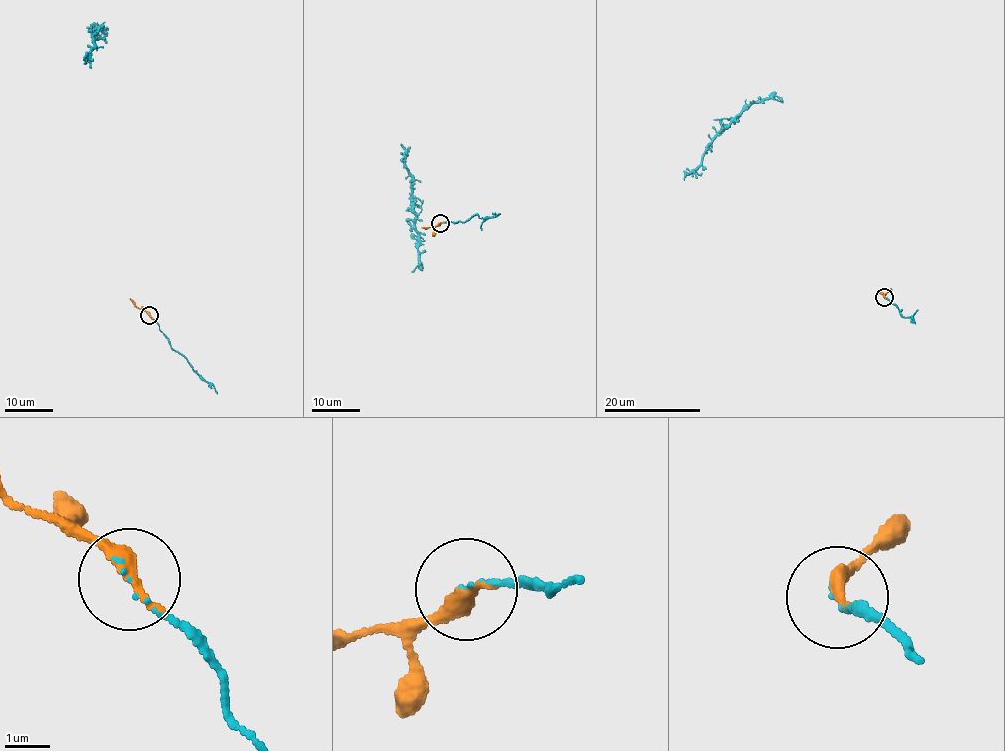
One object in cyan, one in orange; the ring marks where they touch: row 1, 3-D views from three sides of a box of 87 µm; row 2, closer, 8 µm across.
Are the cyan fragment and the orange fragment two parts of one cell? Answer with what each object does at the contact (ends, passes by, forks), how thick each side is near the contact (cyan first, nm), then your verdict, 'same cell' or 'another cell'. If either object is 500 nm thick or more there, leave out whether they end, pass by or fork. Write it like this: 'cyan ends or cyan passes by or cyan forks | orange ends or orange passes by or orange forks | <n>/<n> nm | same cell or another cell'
cyan ends | orange ends | 50/360 nm | same cell

